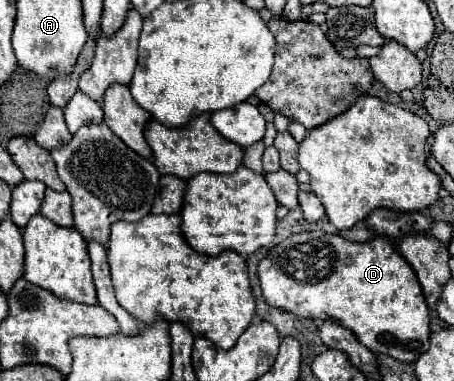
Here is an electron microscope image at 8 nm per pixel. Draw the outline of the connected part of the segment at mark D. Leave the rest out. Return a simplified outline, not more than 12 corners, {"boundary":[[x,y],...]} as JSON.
{"boundary":[[295,233],[259,261],[267,305],[373,353],[429,349],[421,285],[385,237]]}

